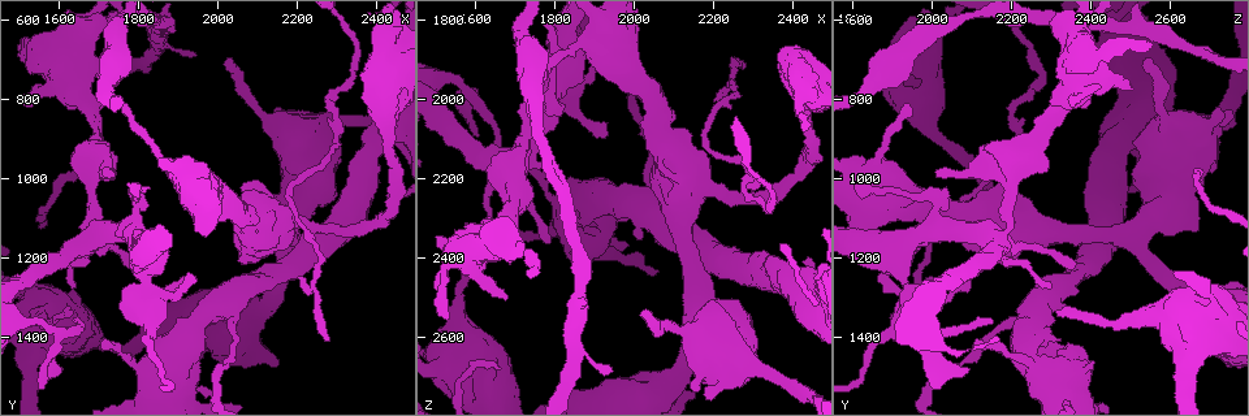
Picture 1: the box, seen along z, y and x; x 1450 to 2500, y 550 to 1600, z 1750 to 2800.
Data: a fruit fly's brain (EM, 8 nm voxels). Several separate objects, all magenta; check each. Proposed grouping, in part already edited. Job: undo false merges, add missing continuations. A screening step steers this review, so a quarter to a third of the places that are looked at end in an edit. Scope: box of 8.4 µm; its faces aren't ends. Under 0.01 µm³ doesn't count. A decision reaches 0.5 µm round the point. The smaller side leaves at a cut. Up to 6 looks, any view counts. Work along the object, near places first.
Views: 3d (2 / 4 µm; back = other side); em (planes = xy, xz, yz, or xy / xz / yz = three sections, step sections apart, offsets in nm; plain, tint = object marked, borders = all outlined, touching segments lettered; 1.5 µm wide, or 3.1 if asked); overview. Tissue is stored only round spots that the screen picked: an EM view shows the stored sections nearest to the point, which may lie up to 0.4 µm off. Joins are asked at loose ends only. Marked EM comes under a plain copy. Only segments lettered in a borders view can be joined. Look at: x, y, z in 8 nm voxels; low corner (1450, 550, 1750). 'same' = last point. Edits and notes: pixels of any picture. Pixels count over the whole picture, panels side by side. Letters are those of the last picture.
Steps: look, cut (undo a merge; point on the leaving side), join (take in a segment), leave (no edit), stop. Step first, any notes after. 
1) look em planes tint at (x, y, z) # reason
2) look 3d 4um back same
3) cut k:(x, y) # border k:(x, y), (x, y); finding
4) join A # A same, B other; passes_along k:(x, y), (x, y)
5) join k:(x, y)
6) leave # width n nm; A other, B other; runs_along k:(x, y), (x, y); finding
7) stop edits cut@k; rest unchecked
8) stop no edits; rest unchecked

look em 3.1um yz step 16 borders at (1600, 1390, 2000) # calibre changes

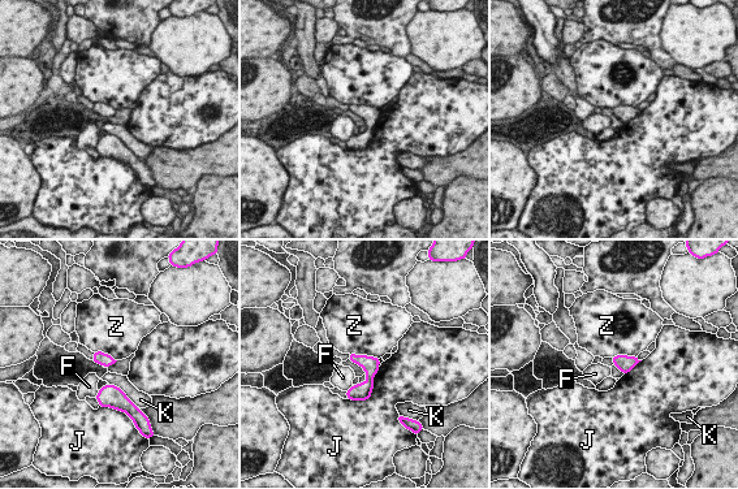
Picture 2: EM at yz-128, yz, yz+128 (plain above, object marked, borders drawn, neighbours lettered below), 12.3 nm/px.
leave # width 200 nm; F other, J other, K other, Z other; border 2:(99, 390), (94, 397); all the same neuron

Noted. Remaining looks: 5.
look em planes borders at (1855, 940, 1865) # calibre changes

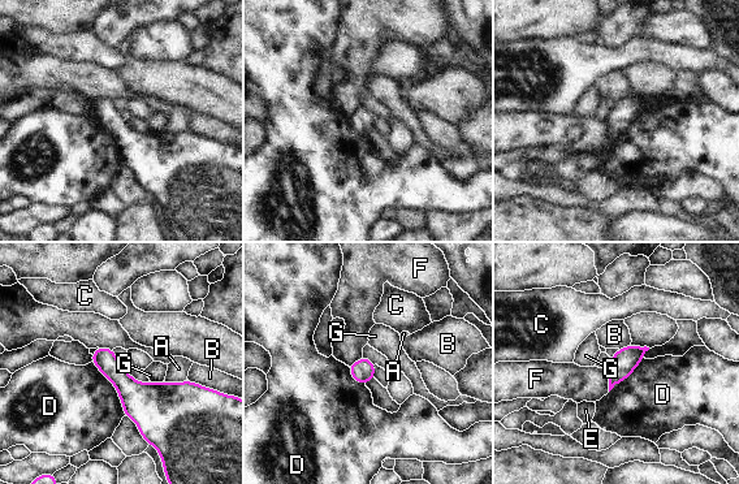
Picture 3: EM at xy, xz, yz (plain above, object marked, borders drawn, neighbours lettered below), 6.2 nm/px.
leave # width 140 nm; A other, B other, C other, D other, E other, F other, G other; border 3:(606, 368), (609, 390); all the same neuron

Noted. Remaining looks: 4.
look em planes tint at (1530, 655, 2550) # an open end

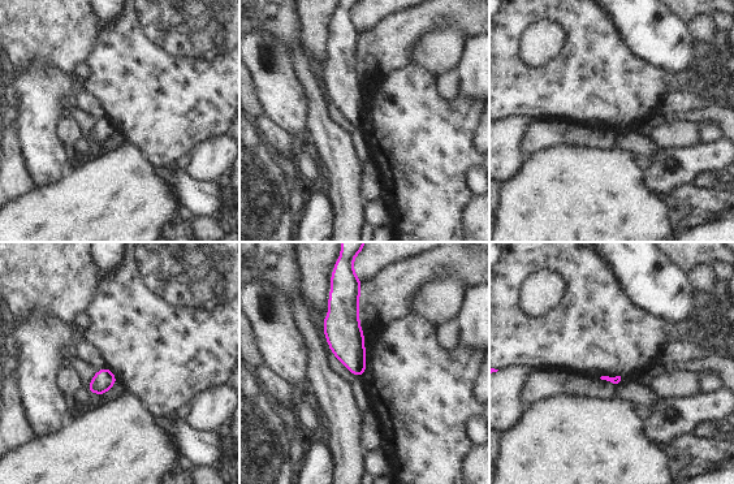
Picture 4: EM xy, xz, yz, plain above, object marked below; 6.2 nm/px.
look em planes borders same # see the neighbours

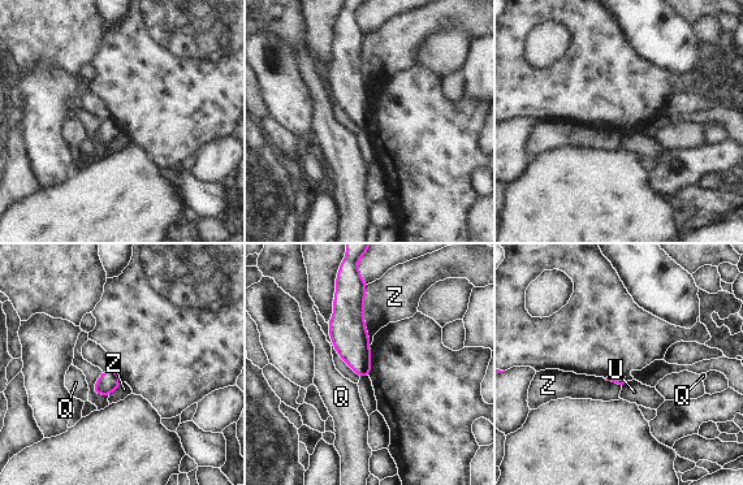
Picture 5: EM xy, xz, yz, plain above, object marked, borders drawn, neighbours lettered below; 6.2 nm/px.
leave # longest_contact Z 380 nm; Q other, U other, Z other; border 5:(366, 285), (364, 327), (370, 345); no lettered segment goes on from it

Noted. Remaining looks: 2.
stop no edits; rest unchecked

